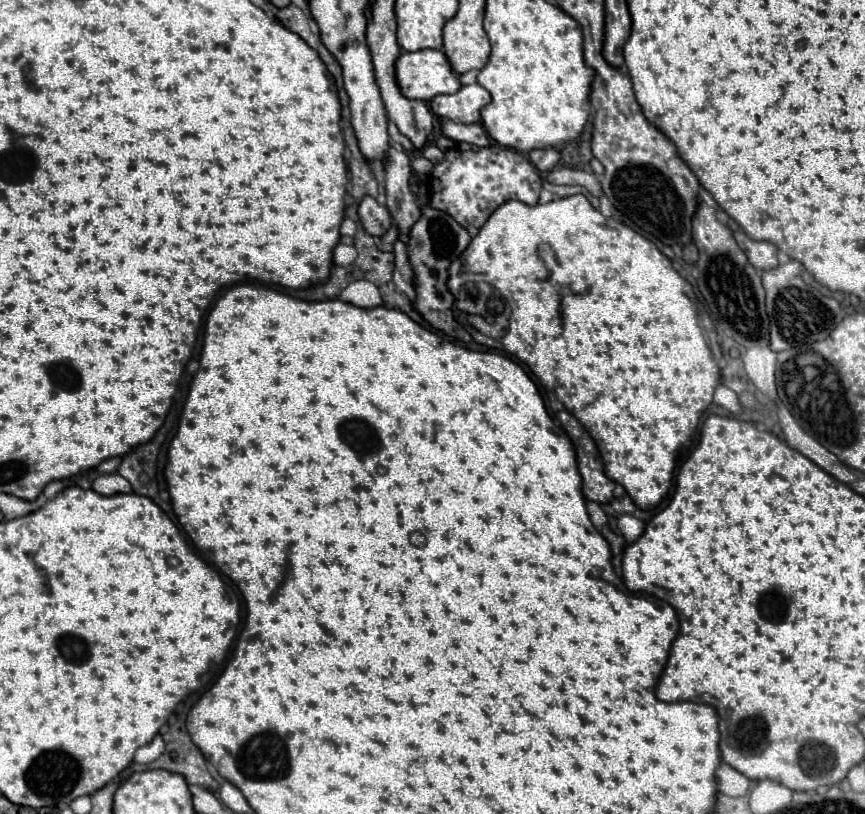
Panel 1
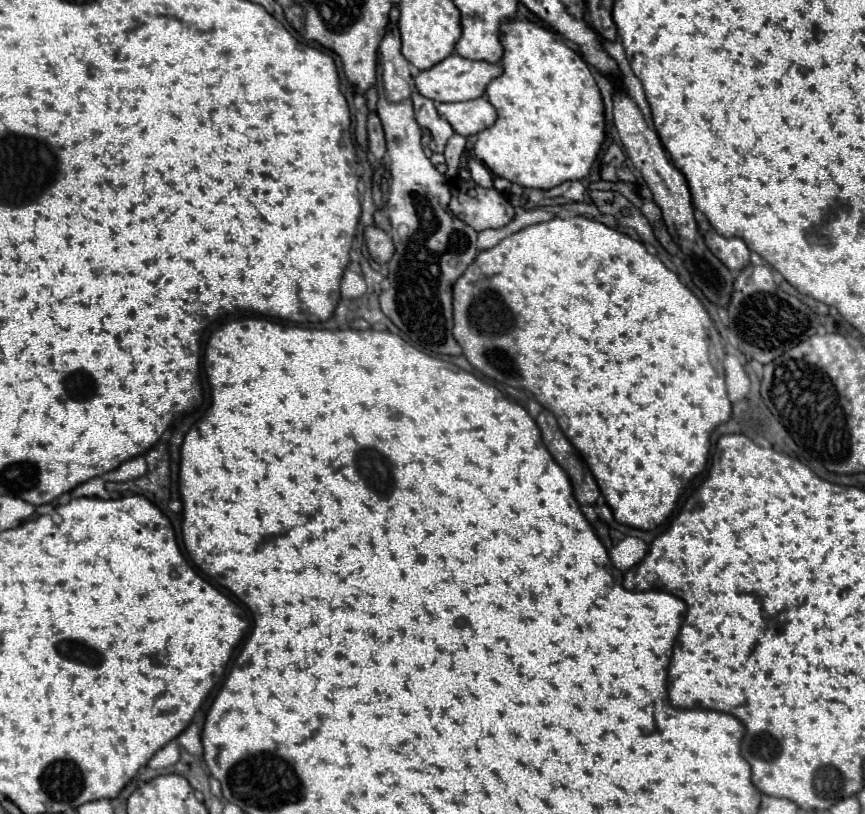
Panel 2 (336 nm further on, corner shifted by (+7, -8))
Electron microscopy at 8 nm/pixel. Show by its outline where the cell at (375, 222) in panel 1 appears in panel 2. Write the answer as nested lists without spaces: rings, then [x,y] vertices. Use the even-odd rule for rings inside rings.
[[[366,226],[364,240],[366,240],[370,256],[378,264],[384,264],[384,262],[388,262],[392,258],[394,244],[392,244],[392,238],[382,228],[378,228],[378,226]]]

